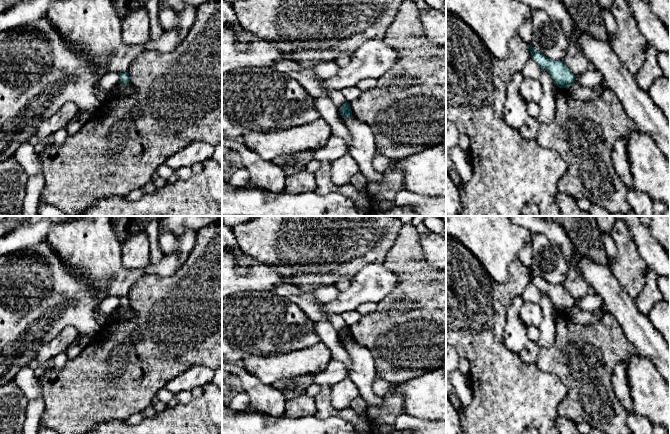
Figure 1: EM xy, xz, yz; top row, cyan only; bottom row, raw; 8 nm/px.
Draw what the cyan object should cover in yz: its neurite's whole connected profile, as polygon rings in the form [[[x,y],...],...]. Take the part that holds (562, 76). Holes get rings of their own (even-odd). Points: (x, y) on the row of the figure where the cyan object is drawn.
[[[532,45],[528,46],[531,58],[536,61],[542,70],[546,70],[552,77],[555,85],[559,88],[568,89],[575,82],[575,75],[567,68],[563,61],[553,61],[535,50]]]

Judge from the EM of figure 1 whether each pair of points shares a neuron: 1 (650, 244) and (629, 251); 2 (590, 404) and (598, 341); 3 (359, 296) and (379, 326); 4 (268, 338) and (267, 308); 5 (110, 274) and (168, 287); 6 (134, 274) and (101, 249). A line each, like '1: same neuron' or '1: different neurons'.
1: different neurons
2: same neuron
3: different neurons
4: same neuron
5: different neurons
6: same neuron

